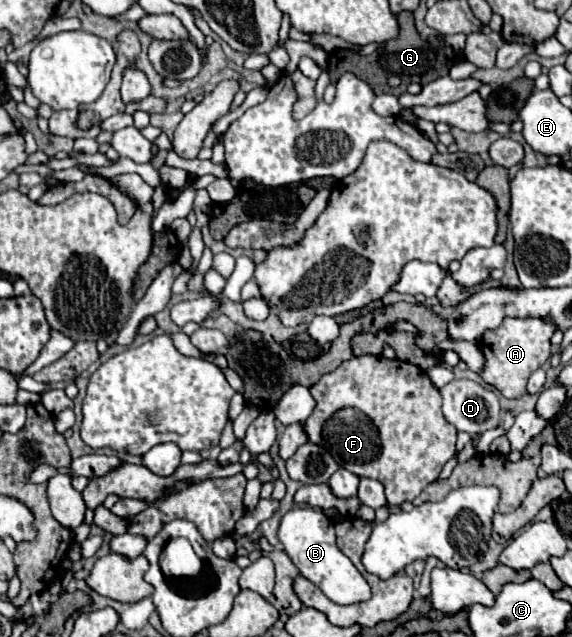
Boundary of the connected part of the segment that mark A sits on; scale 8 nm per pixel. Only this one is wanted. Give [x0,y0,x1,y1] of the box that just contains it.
[478,318,554,398]

